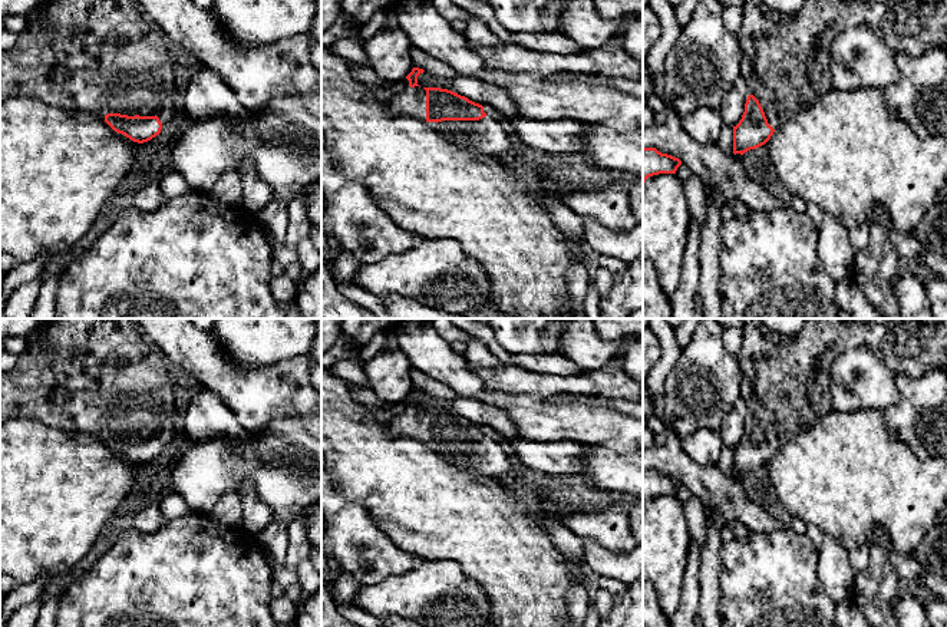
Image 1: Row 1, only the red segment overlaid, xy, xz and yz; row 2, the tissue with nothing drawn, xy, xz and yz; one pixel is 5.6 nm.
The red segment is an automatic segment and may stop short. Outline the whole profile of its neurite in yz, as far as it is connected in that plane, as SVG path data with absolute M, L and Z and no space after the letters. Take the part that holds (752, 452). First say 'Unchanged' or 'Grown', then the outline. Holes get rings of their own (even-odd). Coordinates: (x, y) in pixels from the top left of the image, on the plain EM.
Grown. M743 319L740 397L750 416L742 440L733 448L735 476L765 466L782 445L832 410L831 364L841 353L858 346L870 347L894 376L921 376L947 367L947 319L914 319L887 326L871 319L805 319L802 330L792 339L768 331L759 319Z

